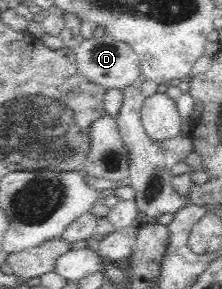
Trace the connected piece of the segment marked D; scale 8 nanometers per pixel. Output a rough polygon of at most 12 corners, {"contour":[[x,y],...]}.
{"contour":[[97,25],[75,49],[88,81],[121,89],[141,76],[131,44]]}

